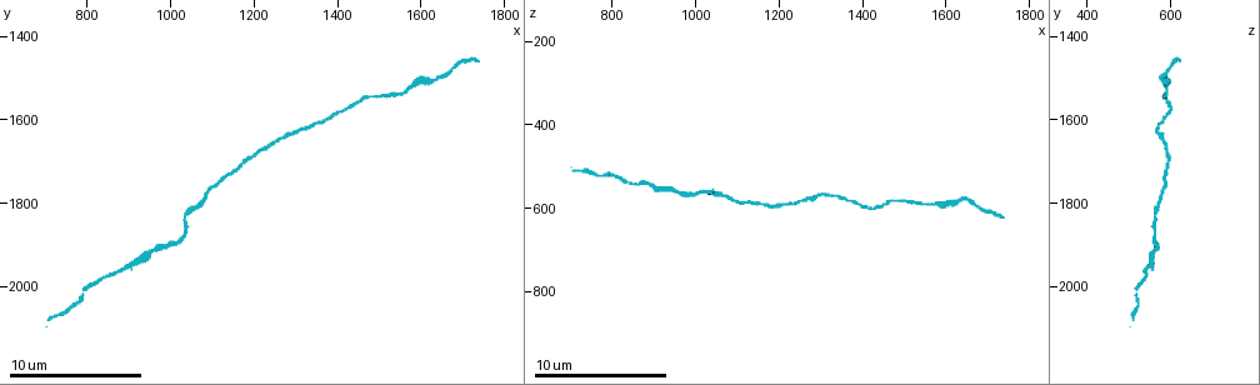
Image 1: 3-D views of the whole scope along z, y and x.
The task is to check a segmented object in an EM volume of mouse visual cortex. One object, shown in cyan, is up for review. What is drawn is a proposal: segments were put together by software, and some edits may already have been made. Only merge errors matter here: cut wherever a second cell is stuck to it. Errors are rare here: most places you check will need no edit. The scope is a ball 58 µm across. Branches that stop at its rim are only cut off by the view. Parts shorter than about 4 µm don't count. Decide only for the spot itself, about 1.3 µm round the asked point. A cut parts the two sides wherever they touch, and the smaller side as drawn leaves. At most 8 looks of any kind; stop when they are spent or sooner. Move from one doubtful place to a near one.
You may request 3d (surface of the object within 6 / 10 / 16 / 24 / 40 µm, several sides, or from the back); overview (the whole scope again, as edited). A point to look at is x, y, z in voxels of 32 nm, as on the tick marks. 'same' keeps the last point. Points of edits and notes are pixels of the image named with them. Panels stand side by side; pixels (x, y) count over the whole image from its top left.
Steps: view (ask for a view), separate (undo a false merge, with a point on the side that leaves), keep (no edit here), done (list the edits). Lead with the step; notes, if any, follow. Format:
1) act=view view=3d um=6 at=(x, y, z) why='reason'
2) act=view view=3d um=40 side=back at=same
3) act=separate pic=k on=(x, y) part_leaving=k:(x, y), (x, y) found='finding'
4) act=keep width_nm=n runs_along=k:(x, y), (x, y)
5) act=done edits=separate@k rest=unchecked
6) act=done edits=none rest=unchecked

act=view view=3d um=10 at=(1025, 1885, 565)

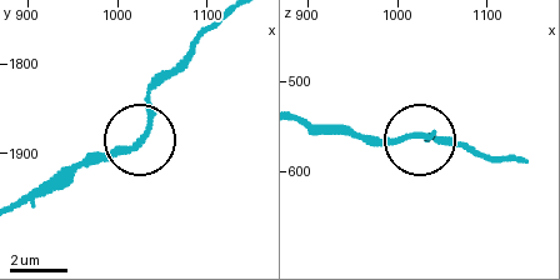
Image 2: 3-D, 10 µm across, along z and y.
act=keep runs_along=2:(210, 25), (148, 98), (139, 140), (76, 161) found='all the same cell'

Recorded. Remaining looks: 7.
act=view view=3d um=16 at=(1170, 1700, 595)

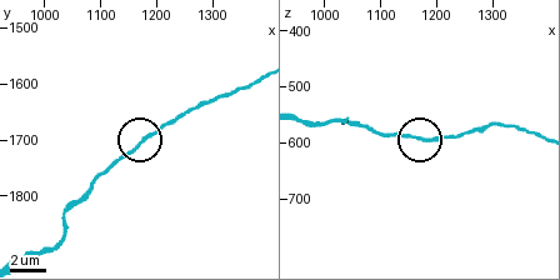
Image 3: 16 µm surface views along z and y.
act=keep side_arm_um=22 found='continuous, no second cell'

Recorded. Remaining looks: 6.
act=view view=3d um=10 at=(900, 1945, 555) why='sudden change in width'

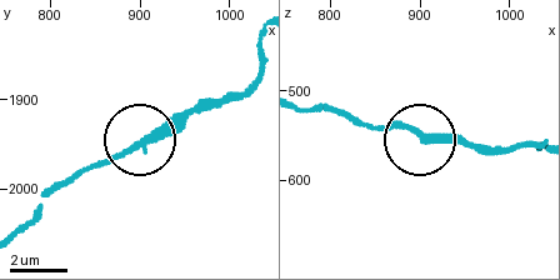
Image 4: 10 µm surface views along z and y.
act=keep runs_along=4:(258, 51), (255, 79), (244, 91), (194, 106), (66, 178) found='continuous, no second cell'

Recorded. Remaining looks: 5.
act=view view=3d um=16 at=(1565, 1535, 595) why='thick turns thin'

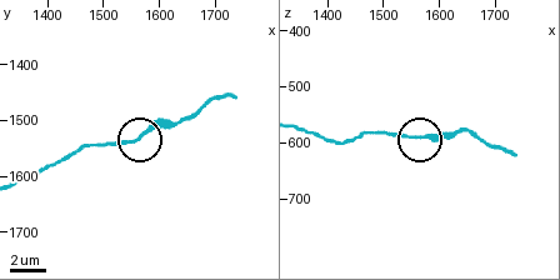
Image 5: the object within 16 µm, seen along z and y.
act=keep width_nm=170 runs_along=5:(300, 130), (328, 140), (368, 131), (460, 131) found='continuous, no second cell'

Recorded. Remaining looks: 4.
act=done edits=none rest=unchecked

